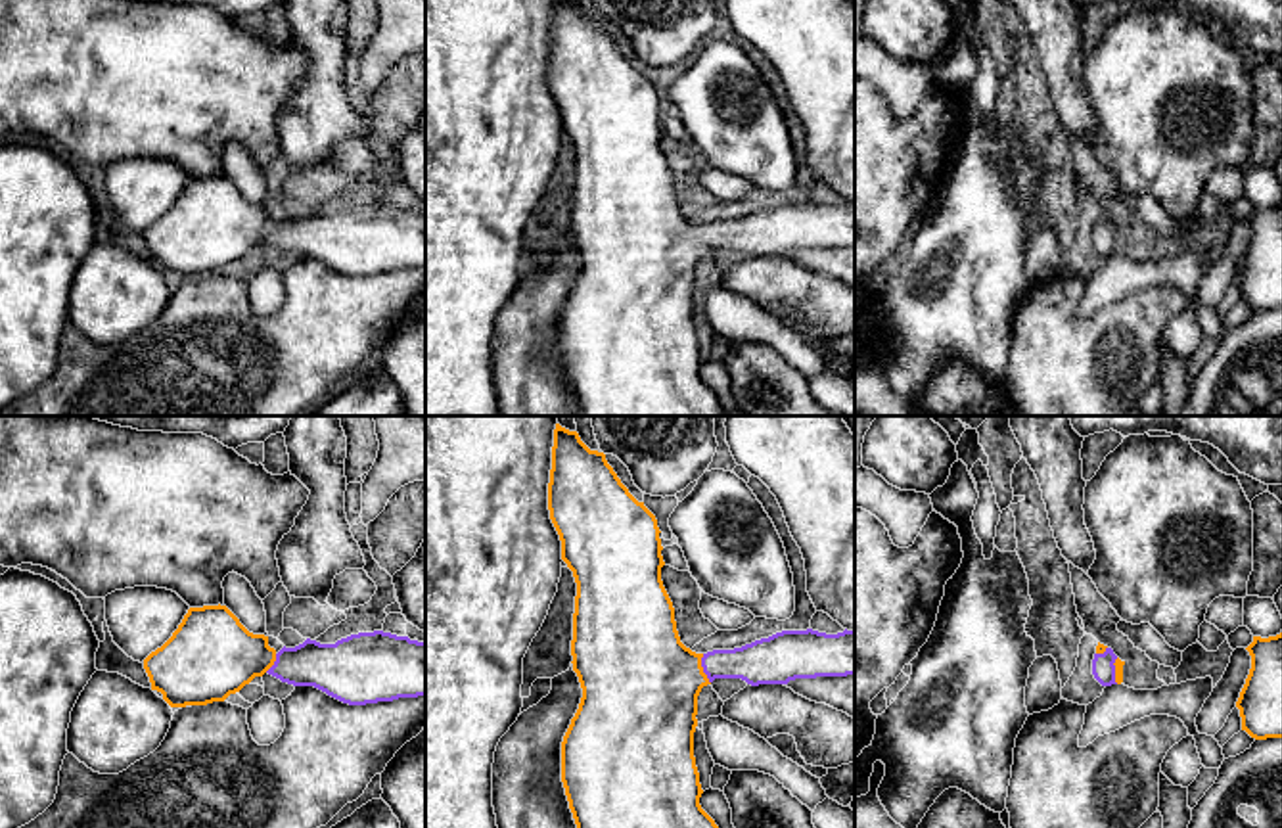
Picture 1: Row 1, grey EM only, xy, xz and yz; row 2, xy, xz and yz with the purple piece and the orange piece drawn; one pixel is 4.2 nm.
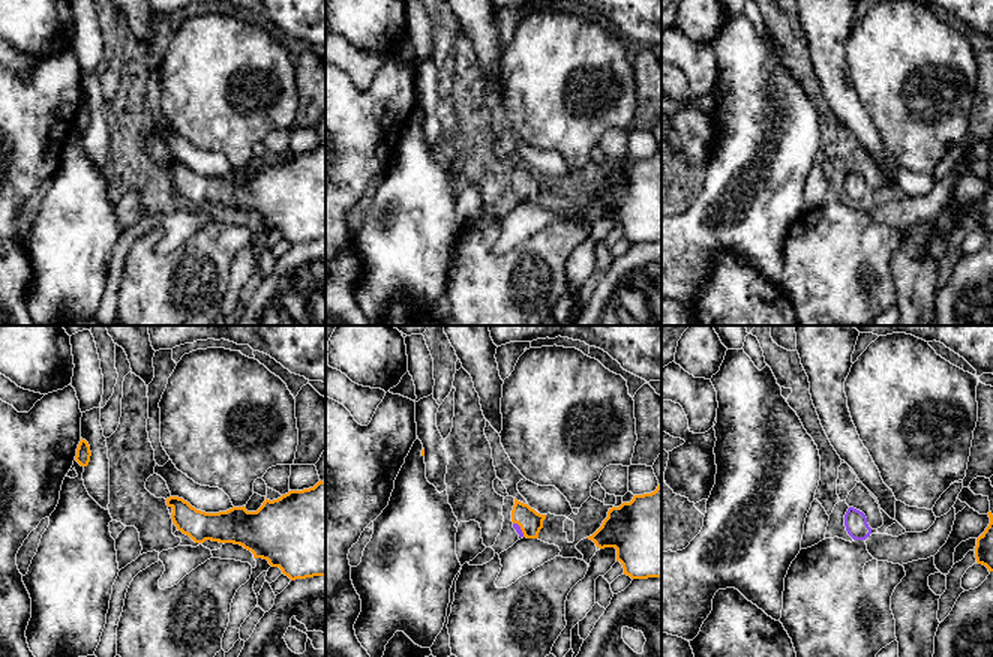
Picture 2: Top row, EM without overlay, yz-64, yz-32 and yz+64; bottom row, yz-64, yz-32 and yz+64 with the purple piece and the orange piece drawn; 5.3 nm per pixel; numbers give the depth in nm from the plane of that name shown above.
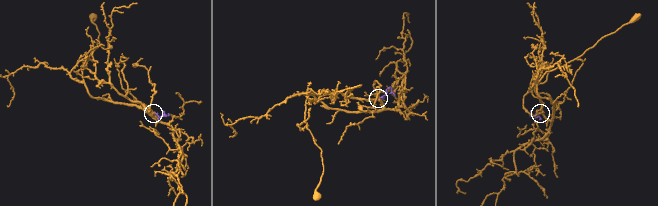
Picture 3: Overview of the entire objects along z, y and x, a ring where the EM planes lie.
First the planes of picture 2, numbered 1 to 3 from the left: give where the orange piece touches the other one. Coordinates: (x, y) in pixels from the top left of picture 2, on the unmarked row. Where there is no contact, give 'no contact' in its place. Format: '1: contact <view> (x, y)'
1: no contact
2: contact yz-32 (519, 192)
3: no contact

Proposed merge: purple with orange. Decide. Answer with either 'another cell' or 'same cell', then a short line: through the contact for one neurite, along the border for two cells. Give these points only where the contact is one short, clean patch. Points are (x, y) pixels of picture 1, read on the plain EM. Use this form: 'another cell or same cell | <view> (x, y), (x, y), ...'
same cell | xz (761, 232), (713, 234), (704, 240), (646, 253)

